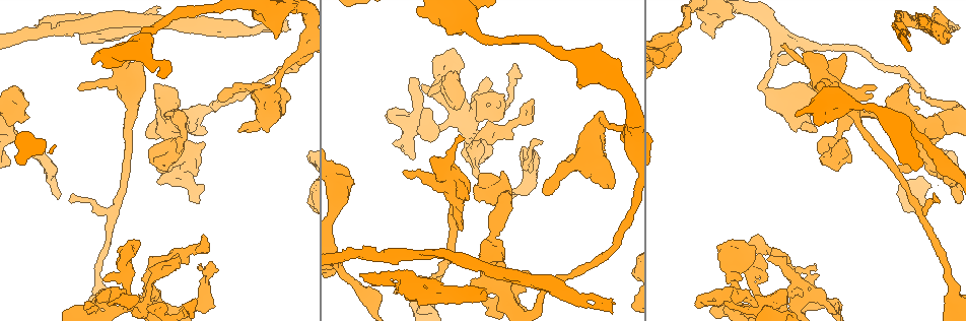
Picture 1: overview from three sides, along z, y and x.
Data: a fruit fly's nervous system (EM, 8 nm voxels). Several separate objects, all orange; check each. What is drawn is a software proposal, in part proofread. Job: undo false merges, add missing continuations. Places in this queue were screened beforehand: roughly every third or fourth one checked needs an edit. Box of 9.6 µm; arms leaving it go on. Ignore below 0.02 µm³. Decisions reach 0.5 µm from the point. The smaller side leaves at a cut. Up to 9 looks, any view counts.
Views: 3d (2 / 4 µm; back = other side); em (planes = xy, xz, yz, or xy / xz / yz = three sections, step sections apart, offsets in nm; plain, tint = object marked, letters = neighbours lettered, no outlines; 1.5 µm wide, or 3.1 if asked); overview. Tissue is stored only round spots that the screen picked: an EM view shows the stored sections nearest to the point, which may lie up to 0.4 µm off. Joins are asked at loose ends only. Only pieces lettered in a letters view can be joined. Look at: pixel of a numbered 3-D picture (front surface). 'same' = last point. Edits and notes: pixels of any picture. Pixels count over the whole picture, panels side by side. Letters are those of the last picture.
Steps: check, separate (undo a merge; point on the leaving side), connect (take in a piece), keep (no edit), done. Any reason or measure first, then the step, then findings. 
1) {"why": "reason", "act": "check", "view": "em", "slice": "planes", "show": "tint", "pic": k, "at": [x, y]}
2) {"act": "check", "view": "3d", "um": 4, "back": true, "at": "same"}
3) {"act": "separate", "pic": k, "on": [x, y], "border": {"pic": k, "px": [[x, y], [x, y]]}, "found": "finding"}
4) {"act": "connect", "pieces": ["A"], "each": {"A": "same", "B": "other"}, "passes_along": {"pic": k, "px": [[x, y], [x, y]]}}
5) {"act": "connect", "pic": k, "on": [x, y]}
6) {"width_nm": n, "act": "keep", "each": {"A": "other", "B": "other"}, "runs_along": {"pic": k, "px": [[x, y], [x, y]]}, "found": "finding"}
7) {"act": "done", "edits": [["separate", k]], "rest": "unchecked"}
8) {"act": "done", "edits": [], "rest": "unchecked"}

{"why": "branch stops here", "act": "check", "view": "3d", "um": 4, "pic": 1, "at": [542, 190]}

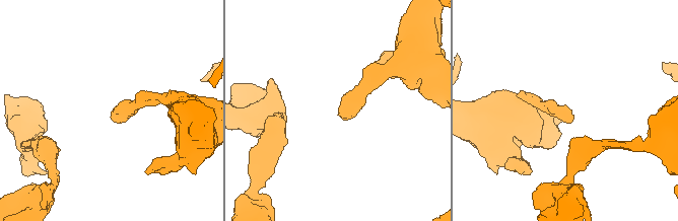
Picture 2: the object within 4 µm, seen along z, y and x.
{"act": "check", "view": "em", "slice": "yz", "step": 4, "show": "letters", "pic": 2, "at": [113, 118]}

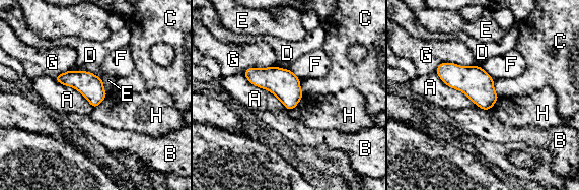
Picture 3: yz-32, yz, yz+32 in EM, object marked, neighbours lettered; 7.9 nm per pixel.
{"why": "another direction", "act": "check", "view": "em", "slice": "planes", "show": "letters", "at": "same"}

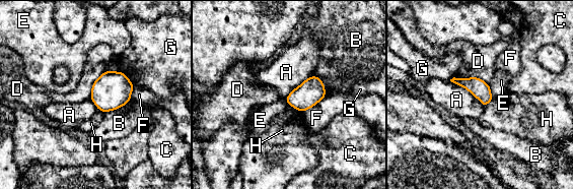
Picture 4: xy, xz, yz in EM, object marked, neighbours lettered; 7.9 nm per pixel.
{"act": "keep", "each": {"A": "other", "B": "other", "C": "other", "D": "other", "E": "other", "F": "other", "G": "other", "H": "other"}, "border": {"pic": 4, "px": [[449, 80], [468, 89], [484, 108]]}, "found": "no lettered piece goes on from it"}

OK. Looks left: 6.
{"why": "free end", "act": "check", "view": "em", "slice": "xy", "step": 8, "show": "letters", "pic": 1, "at": [784, 43]}

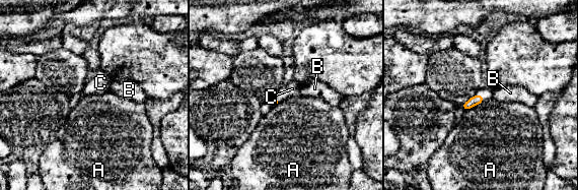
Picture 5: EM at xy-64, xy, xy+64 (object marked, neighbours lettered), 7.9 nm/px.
{"act": "check", "view": "em", "slice": "planes", "show": "letters", "at": "same"}

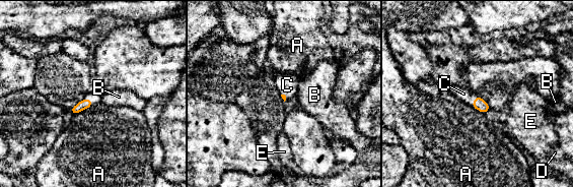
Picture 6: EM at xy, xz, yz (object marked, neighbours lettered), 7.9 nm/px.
{"act": "connect", "pieces": ["C"], "each": {"A": "other", "B": "other", "C": "same", "D": "other", "E": "other"}, "passes_along": {"pic": 6, "px": [[85, 103], [89, 100], [95, 97]]}, "found": "it goes on there"}

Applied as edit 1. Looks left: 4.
{"act": "check", "view": "overview"}

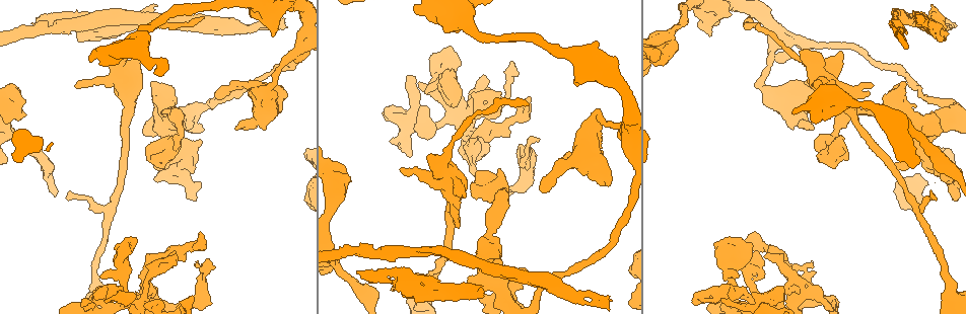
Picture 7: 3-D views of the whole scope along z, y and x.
{"why": "branch stops here", "act": "check", "view": "3d", "um": 2, "pic": 7, "at": [399, 169]}

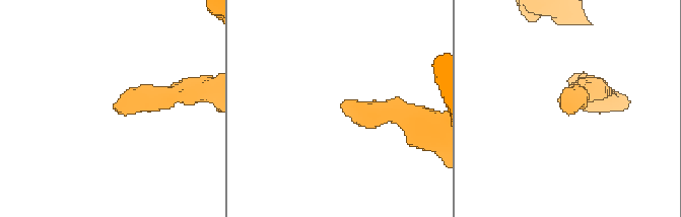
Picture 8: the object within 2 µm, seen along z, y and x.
{"act": "check", "view": "em", "slice": "planes", "show": "letters", "pic": 8, "at": [340, 107]}

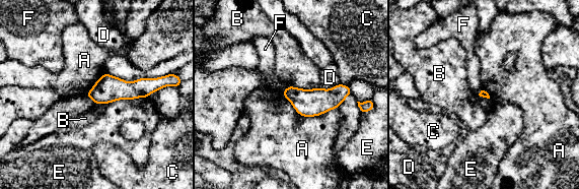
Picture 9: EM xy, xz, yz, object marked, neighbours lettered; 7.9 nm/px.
{"act": "keep", "each": {"A": "other", "B": "other", "C": "other", "D": "other", "E": "other", "F": "other"}, "border": {"pic": 9, "px": [[337, 108], [318, 115], [302, 117]]}, "found": "no lettered piece goes on from it"}

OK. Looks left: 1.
{"act": "done", "edits": [["connect", 6]], "rest": "unchecked"}

